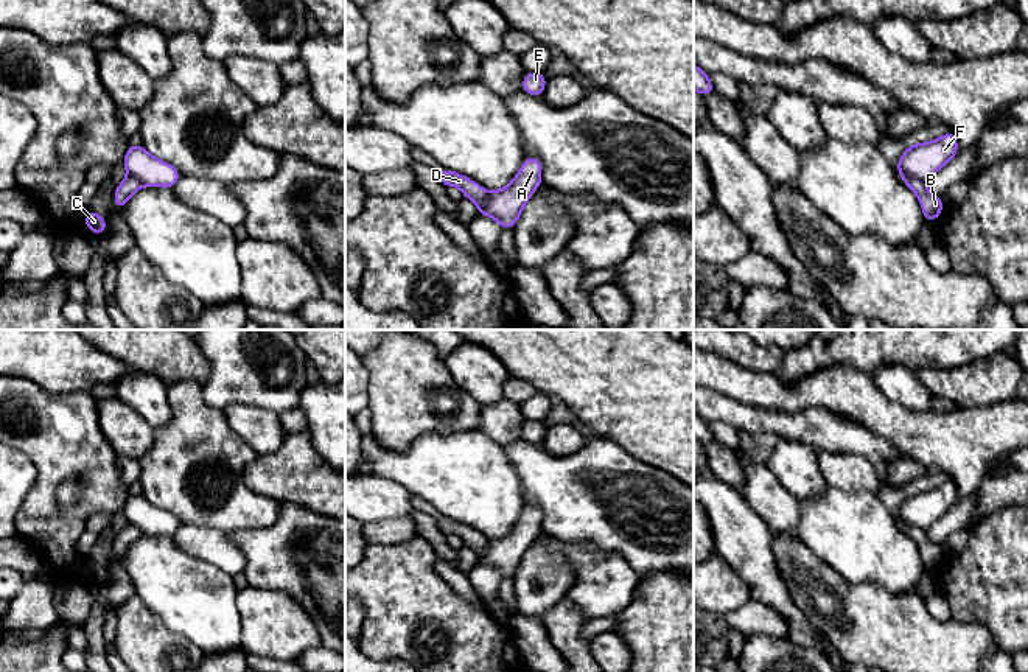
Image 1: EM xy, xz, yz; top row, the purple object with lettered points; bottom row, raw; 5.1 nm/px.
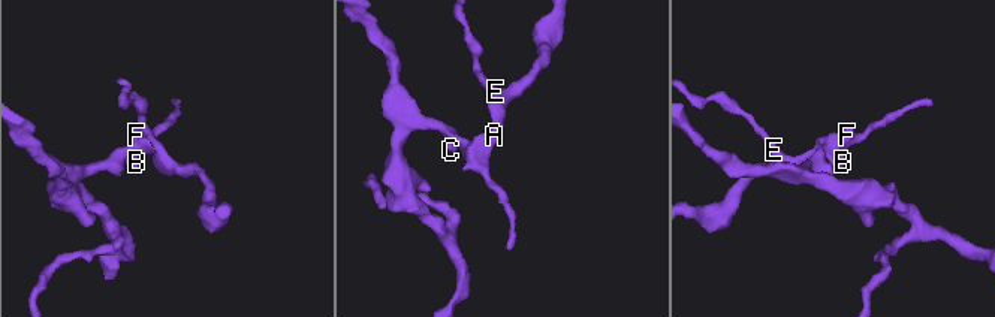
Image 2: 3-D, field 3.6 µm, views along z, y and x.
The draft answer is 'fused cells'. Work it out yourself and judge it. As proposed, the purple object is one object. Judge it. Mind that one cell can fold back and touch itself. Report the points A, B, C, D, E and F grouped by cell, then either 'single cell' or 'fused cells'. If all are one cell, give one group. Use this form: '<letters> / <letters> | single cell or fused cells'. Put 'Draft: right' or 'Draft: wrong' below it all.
A E F / B C D | fused cells
Draft: right

